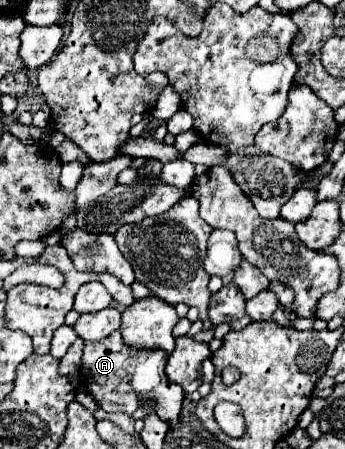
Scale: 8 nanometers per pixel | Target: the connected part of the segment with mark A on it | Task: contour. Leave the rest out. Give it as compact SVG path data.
M112 332L100 342L86 342L82 354L82 380L88 392L106 412L124 412L136 420L144 420L150 412L156 412L160 420L168 422L170 428L180 428L180 412L184 390L169 382L164 374L168 354L160 350L136 350L124 344L118 332Z

